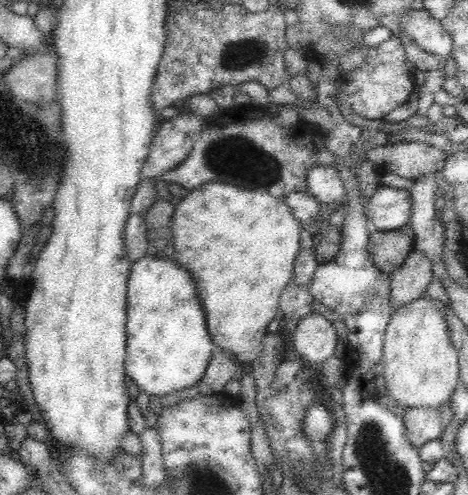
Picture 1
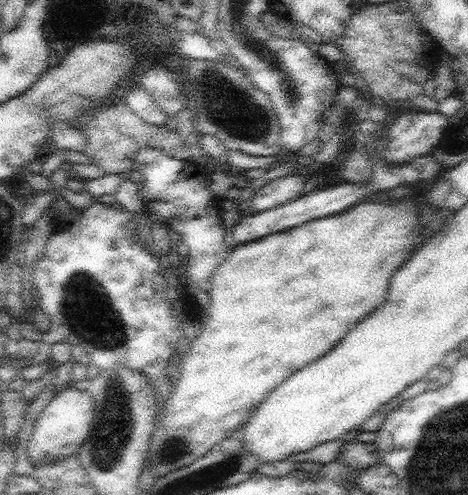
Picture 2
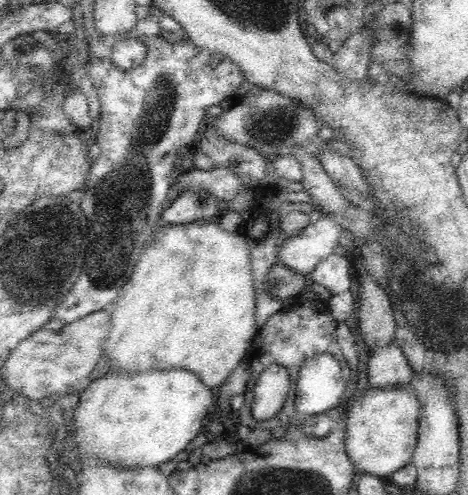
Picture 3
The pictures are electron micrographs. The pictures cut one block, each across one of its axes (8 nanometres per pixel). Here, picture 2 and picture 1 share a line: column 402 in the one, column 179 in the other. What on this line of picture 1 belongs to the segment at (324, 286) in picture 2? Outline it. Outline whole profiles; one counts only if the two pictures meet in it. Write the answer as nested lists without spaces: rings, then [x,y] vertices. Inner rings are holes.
[[[212,182],[190,190],[176,204],[168,228],[172,230],[174,260],[196,280],[208,332],[212,334],[212,340],[220,344],[218,350],[226,350],[234,360],[244,364],[256,362],[264,346],[264,336],[268,334],[266,328],[280,310],[280,296],[296,274],[294,262],[300,250],[300,232],[304,230],[302,222],[298,222],[292,210],[288,210],[284,198],[276,198],[264,190]]]

